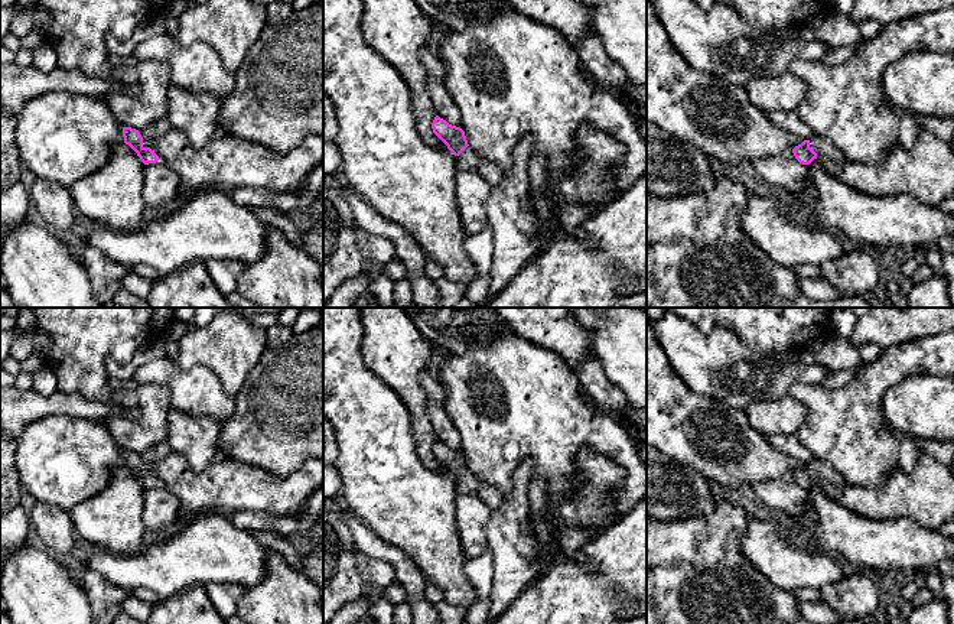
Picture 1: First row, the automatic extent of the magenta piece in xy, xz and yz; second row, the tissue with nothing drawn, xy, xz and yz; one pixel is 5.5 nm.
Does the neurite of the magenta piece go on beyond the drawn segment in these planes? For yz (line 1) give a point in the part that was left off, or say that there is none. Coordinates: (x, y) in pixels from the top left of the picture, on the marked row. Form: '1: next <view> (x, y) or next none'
1: next yz (821, 146)

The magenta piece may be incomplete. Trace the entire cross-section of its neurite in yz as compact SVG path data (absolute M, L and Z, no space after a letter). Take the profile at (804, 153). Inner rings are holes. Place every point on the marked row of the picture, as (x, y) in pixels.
M813 136L792 149L795 159L802 165L810 165L814 159L827 157L834 162L844 162L846 157L828 139Z

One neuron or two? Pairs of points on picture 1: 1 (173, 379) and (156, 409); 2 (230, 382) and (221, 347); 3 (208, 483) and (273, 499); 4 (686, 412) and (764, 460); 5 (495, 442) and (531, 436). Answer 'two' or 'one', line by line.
1: two
2: one
3: one
4: one
5: one

